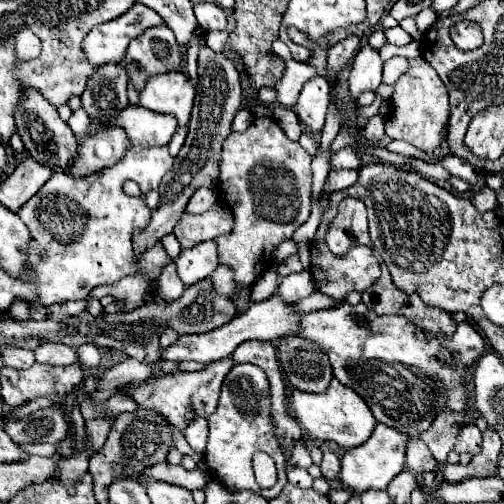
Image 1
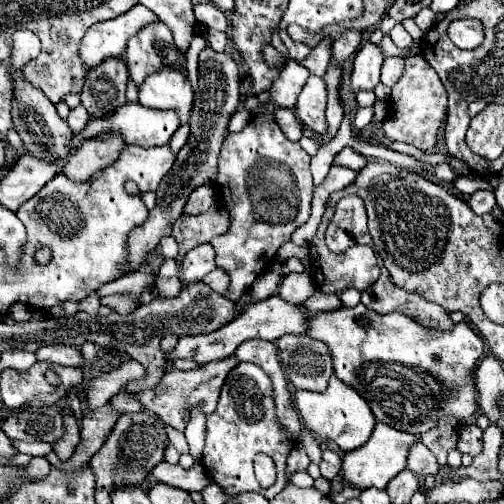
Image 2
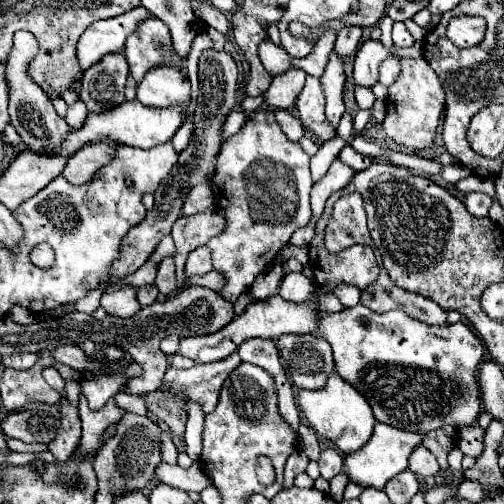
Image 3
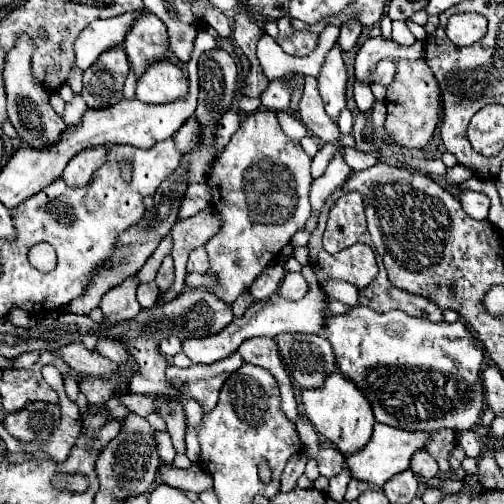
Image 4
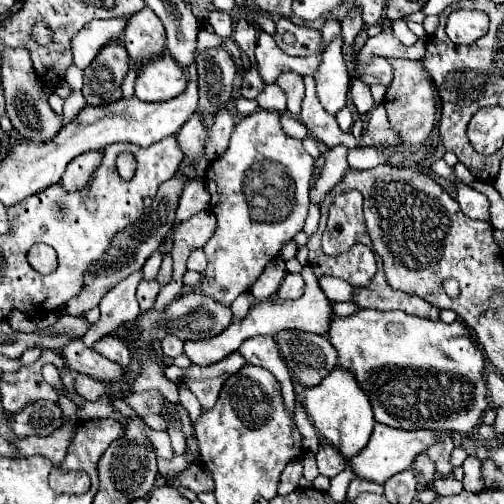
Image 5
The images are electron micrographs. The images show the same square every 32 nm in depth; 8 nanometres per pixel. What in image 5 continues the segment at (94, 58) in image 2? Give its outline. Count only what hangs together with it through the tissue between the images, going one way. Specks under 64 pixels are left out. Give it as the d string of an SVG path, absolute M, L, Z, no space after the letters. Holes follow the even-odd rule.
M130 16L122 18L108 18L108 20L92 20L82 28L76 38L72 40L74 64L78 68L88 68L88 64L98 56L98 52L110 42L120 40Z

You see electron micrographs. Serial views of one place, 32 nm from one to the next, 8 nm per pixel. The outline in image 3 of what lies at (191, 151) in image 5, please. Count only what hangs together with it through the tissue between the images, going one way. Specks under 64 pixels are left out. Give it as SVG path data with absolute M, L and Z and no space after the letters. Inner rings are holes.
M186 120L184 124L182 124L182 128L172 136L172 146L174 146L174 150L176 152L182 152L186 146L188 146L188 142L190 142L190 138L192 138L192 122L190 120Z

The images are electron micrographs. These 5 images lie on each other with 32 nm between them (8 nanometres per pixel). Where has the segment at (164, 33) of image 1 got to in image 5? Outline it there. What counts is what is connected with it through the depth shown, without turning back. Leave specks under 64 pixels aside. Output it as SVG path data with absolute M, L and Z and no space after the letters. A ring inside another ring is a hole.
M142 8L130 18L124 32L124 46L136 68L142 68L144 62L150 62L164 54L166 30L150 8Z

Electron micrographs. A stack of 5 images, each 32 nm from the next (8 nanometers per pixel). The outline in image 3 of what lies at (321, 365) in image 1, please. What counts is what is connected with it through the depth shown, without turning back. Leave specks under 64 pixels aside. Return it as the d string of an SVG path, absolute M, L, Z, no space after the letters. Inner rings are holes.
M286 334L276 340L282 364L296 388L322 390L334 372L330 344L310 334Z

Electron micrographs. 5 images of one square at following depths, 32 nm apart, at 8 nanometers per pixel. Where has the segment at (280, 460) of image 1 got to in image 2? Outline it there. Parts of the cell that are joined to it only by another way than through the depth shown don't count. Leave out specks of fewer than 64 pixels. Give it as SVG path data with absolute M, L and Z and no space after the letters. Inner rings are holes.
M248 362L238 364L224 380L218 408L214 414L206 416L206 446L202 464L206 466L208 474L230 498L238 496L240 492L260 492L264 498L274 498L286 486L286 458L290 450L292 446L288 440L284 440L280 426L276 424L276 414L272 408L272 382L268 374L260 366L252 366ZM258 452L272 456L278 470L276 484L268 490L260 488L254 478L252 462Z

